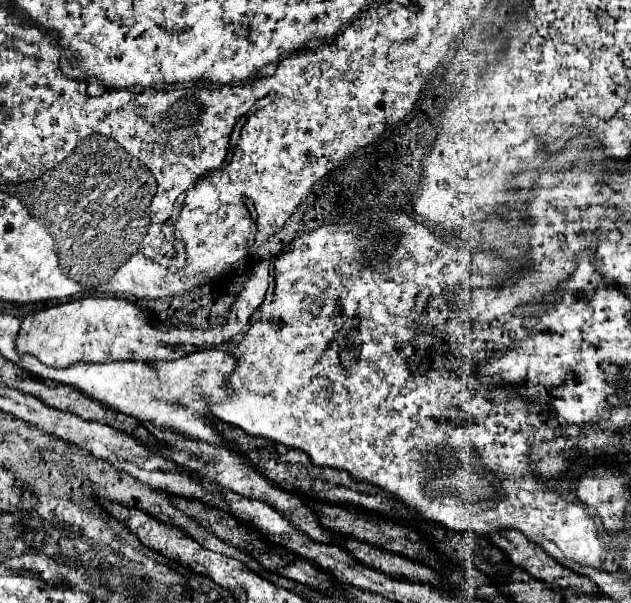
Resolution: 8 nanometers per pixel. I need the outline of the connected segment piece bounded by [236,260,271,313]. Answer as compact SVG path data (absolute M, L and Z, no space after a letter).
M264 260L259 265L255 265L249 281L245 282L243 288L237 293L236 301L247 301L245 305L251 305L249 313L251 309L257 309L255 305L261 305L265 299L265 293L269 289L270 265L271 260Z

